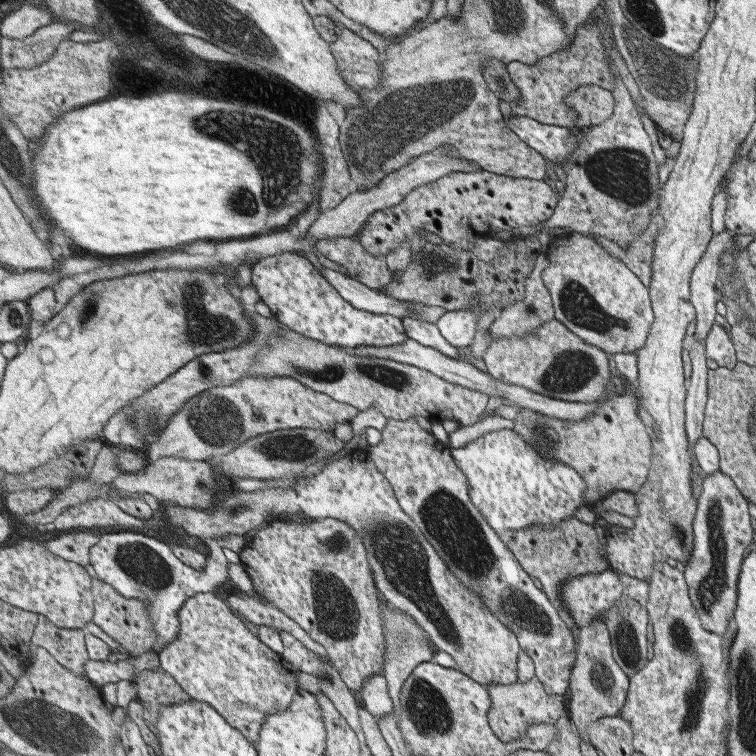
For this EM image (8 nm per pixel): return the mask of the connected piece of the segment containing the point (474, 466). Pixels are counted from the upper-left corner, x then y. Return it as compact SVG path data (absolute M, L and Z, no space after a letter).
M514 429L484 433L481 438L466 444L463 448L456 448L452 454L463 474L467 475L475 506L483 512L488 524L501 532L522 530L533 525L552 528L574 517L576 509L586 504L584 502L586 483L579 472L558 459L547 459L537 448L530 445L529 440L522 438L522 435Z

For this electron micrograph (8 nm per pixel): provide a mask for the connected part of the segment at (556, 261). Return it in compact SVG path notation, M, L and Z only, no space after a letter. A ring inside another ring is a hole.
M574 231L570 235L552 238L546 254L549 266L542 274L543 282L554 300L555 318L574 331L586 343L609 353L634 353L647 344L657 316L651 305L651 294L639 275L622 260L610 254L595 238Z

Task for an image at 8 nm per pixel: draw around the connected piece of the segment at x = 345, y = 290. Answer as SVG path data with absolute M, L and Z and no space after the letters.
M323 266L323 268L324 270L320 270L323 277L327 279L327 281L331 283L331 285L335 287L335 289L339 291L339 293L343 295L343 297L347 299L352 306L359 307L360 310L371 311L372 314L391 314L396 318L411 316L410 303L394 299L394 297L389 297L384 292L372 290L357 279L353 279L352 277L344 275L343 273L328 269L325 266Z

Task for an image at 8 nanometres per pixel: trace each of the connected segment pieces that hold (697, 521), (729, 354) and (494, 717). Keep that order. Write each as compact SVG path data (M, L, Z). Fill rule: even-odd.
M721 471L716 472L712 475L706 476L704 483L702 483L702 492L697 500L697 510L693 521L693 553L689 558L688 562L685 563L684 578L687 580L688 591L690 592L691 601L695 605L695 609L698 611L699 617L703 621L703 626L709 631L715 631L718 634L725 634L727 628L731 628L729 622L733 620L734 611L737 605L737 594L738 594L738 576L741 571L741 566L744 560L744 550L747 551L754 543L754 531L752 522L750 522L750 512L748 512L748 502L743 497L743 494L736 488L736 484L732 480L723 474Z
M720 321L713 325L704 345L707 358L715 360L720 367L734 368L740 360L733 336L724 329Z
M535 676L528 682L516 681L514 684L493 684L489 688L491 697L490 726L504 742L521 740L528 732L528 727L540 723L554 725L558 718L567 715L566 697L548 694L542 683Z

